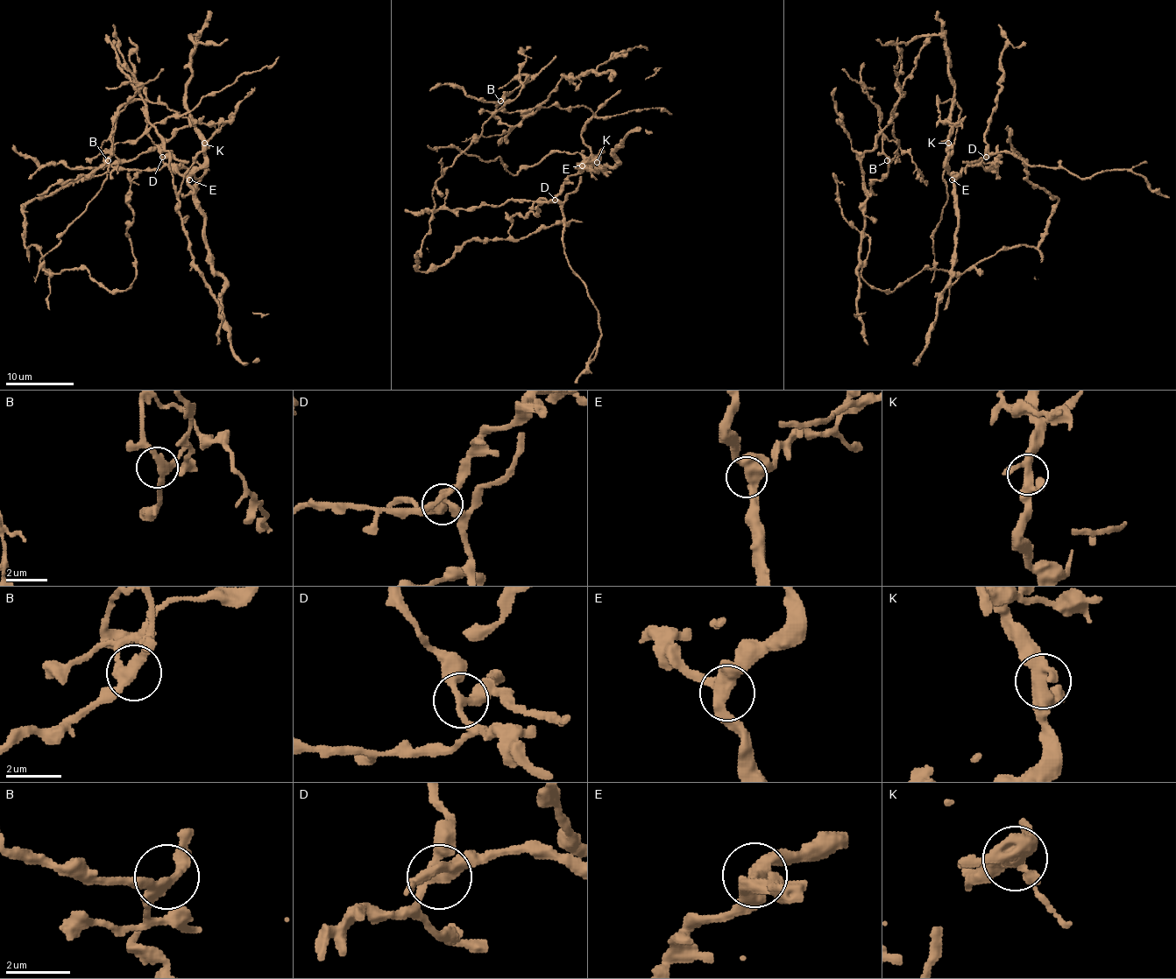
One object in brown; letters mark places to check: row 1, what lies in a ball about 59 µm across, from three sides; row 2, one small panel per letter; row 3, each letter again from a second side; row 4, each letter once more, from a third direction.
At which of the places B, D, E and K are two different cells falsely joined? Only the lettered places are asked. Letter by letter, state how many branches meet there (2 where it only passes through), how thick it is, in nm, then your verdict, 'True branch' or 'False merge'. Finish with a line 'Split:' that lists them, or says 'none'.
B: Branches: 3. Thickness 300 nm. True branch
D: Branches: 3. Thickness 280 nm. True branch
E: Branches: 3. Thickness 440 nm. True branch
K: Branches: 4. Thickness 400 nm. True branch
Split: none

